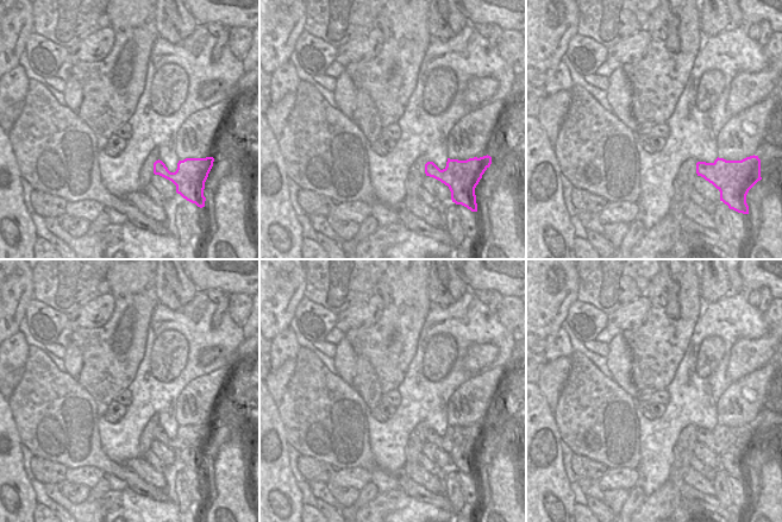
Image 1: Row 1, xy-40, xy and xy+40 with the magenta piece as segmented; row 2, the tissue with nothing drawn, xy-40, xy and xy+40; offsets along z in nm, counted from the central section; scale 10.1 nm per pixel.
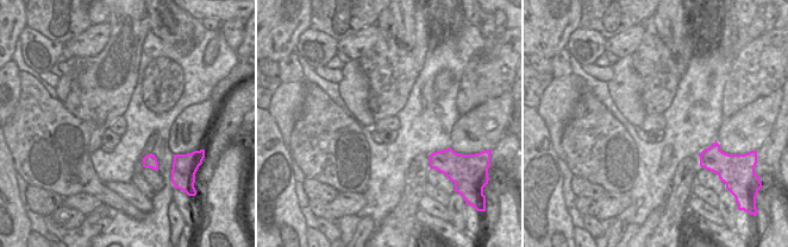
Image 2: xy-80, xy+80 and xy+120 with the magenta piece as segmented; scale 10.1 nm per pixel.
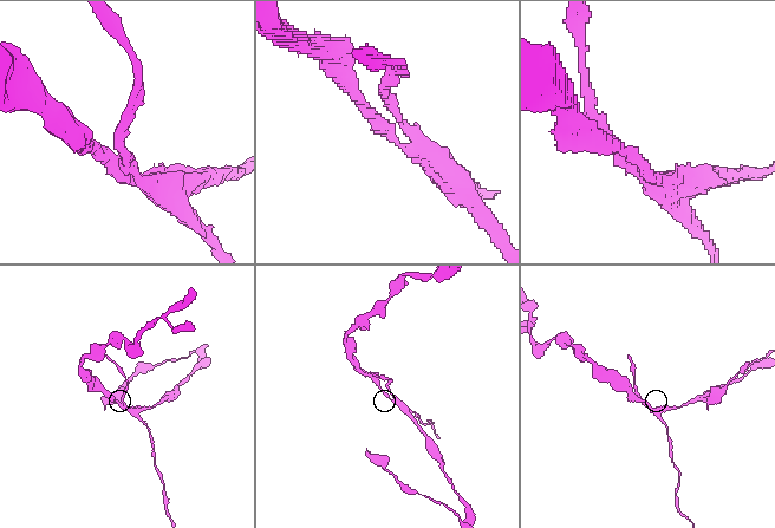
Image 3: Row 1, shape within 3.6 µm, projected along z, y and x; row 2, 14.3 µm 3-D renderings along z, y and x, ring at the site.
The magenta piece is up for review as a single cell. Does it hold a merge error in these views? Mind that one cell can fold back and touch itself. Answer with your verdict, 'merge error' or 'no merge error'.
merge error

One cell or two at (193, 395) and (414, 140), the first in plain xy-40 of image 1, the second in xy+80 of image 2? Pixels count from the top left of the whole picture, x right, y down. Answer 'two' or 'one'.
two

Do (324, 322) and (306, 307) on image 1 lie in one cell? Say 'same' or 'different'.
same

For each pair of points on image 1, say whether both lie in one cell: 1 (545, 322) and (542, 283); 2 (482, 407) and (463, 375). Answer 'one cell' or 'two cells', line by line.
1: one cell
2: two cells

